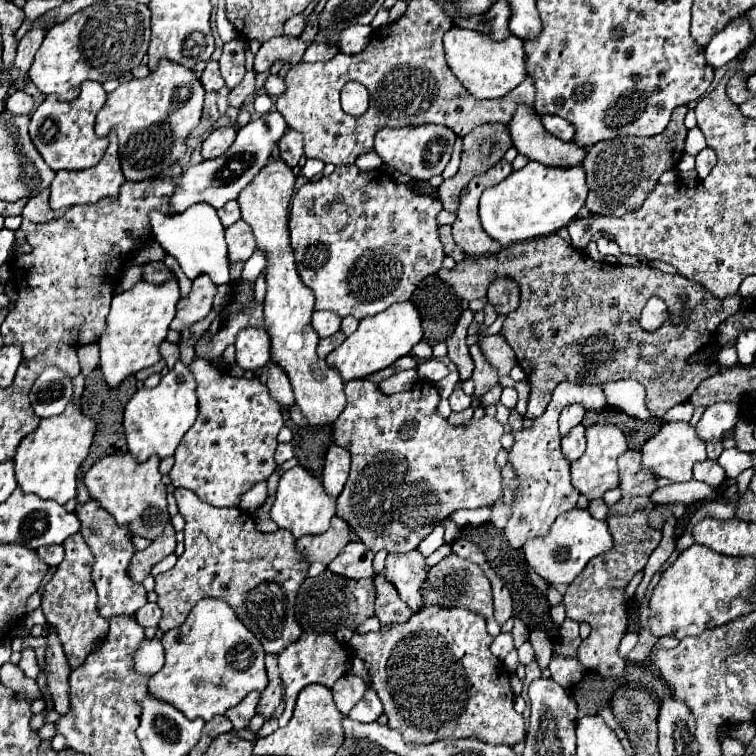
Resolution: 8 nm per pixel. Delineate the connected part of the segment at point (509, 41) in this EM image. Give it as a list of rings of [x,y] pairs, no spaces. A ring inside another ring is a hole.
[[[453,26],[443,36],[443,44],[445,44],[445,56],[447,56],[449,68],[475,98],[481,98],[481,100],[503,98],[507,92],[511,92],[517,84],[521,84],[527,78],[523,40],[519,40],[517,36],[509,36],[501,42],[495,42],[481,36],[475,30]]]

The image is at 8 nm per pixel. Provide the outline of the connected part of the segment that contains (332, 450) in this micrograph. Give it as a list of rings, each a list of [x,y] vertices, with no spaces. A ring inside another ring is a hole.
[[[331,444],[323,466],[323,486],[329,496],[339,496],[349,476],[349,452],[341,446]]]

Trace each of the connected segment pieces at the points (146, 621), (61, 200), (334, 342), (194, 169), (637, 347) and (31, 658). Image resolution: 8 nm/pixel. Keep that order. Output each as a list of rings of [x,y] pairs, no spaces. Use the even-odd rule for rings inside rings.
[[[145,604],[143,608],[139,608],[135,612],[135,620],[143,626],[143,628],[157,628],[159,620],[161,620],[161,608],[157,604]]]
[[[111,130],[109,132],[109,146],[103,154],[103,158],[99,160],[99,164],[87,168],[87,170],[59,170],[51,182],[51,196],[49,196],[49,204],[53,210],[63,210],[75,204],[91,204],[97,202],[105,196],[117,196],[119,194],[119,186],[123,184],[123,172],[119,166],[119,154],[117,154],[117,134]]]
[[[337,332],[337,334],[329,336],[329,338],[319,340],[319,346],[317,346],[317,354],[319,354],[319,358],[325,358],[325,356],[327,356],[331,350],[335,350],[343,340],[345,340],[345,334],[343,334],[343,332]]]
[[[277,110],[263,114],[259,120],[251,120],[247,126],[239,128],[235,142],[229,150],[215,160],[205,160],[197,166],[191,166],[181,178],[177,178],[177,190],[171,198],[171,208],[175,214],[185,212],[195,202],[207,202],[213,208],[221,208],[225,202],[235,200],[239,192],[259,174],[259,170],[273,156],[273,148],[279,144],[283,134],[287,132],[287,124]]]
[[[559,234],[511,244],[495,256],[465,258],[451,270],[441,268],[437,276],[451,284],[455,294],[467,302],[483,300],[495,278],[511,276],[519,284],[519,308],[505,316],[501,336],[515,350],[517,362],[527,374],[531,394],[523,418],[531,420],[545,412],[551,392],[561,382],[603,386],[625,378],[633,378],[645,386],[645,404],[655,418],[661,418],[671,406],[685,402],[707,376],[719,370],[717,364],[705,366],[693,362],[693,354],[713,338],[719,322],[741,306],[739,294],[731,300],[711,300],[711,296],[703,296],[695,284],[679,274],[665,274],[651,266],[595,262],[585,252],[571,248]],[[653,296],[663,298],[669,314],[691,308],[691,324],[687,328],[673,328],[665,320],[653,332],[643,330],[639,316]]]
[[[25,648],[21,652],[21,662],[19,662],[19,668],[25,672],[27,678],[37,678],[41,668],[39,668],[39,662],[35,658],[35,650],[33,648]]]

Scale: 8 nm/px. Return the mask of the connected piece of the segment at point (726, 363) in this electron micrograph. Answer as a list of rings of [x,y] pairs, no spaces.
[[[723,348],[717,356],[719,360],[719,366],[721,368],[733,368],[737,364],[737,354],[735,354],[735,348]]]

